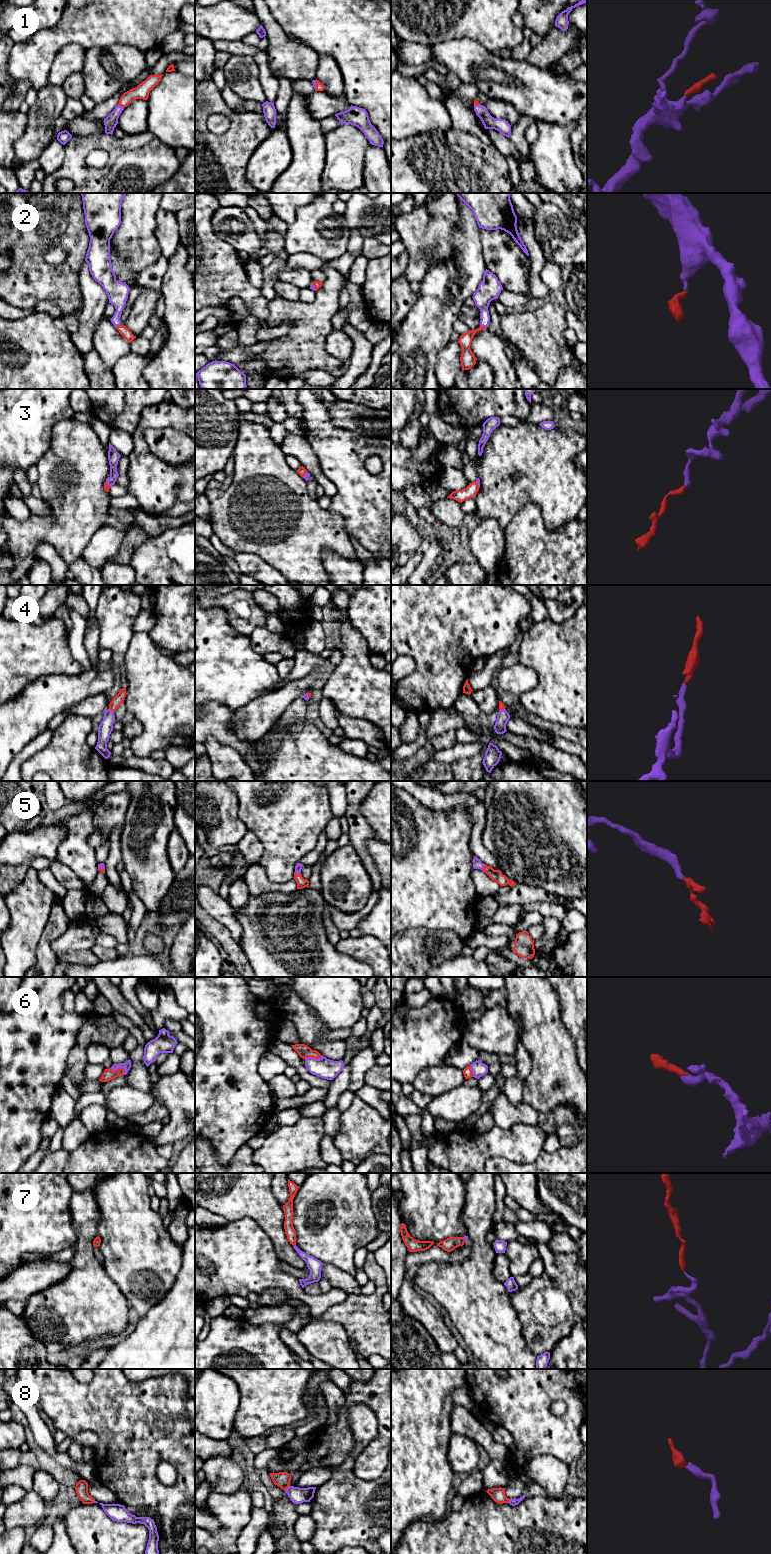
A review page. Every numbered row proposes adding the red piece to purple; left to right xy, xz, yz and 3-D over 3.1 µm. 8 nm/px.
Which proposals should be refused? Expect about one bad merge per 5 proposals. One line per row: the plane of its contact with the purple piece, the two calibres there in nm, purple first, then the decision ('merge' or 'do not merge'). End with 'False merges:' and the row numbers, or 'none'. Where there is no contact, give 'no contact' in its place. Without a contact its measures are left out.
1: meets purple in xy; 110 nm thick on the purple side, 120 nm on the other; merge
2: meets purple in yz; 150 nm thick on the purple side, 110 nm on the other; merge
3: meets purple in yz; 30 nm thick on the purple side, 100 nm on the other; merge
4: meets purple in xy; 120 nm thick on the purple side, 80 nm on the other; merge
5: meets purple in yz; 80 nm thick on the purple side, 90 nm on the other; merge
6: meets purple in xy; 60 nm thick on the purple side, 90 nm on the other; merge
7: meets purple in yz; 40 nm thick on the purple side, 110 nm on the other; merge
8: meets purple in xz; 130 nm thick on the purple side, 130 nm on the other; merge
False merges: none

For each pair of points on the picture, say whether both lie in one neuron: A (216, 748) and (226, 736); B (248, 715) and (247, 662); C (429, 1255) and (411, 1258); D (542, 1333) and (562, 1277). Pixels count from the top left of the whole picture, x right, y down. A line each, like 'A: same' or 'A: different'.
A: different
B: different
C: same
D: same

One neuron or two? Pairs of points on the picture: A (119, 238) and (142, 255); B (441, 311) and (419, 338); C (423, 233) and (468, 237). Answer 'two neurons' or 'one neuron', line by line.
A: one neuron
B: one neuron
C: two neurons

